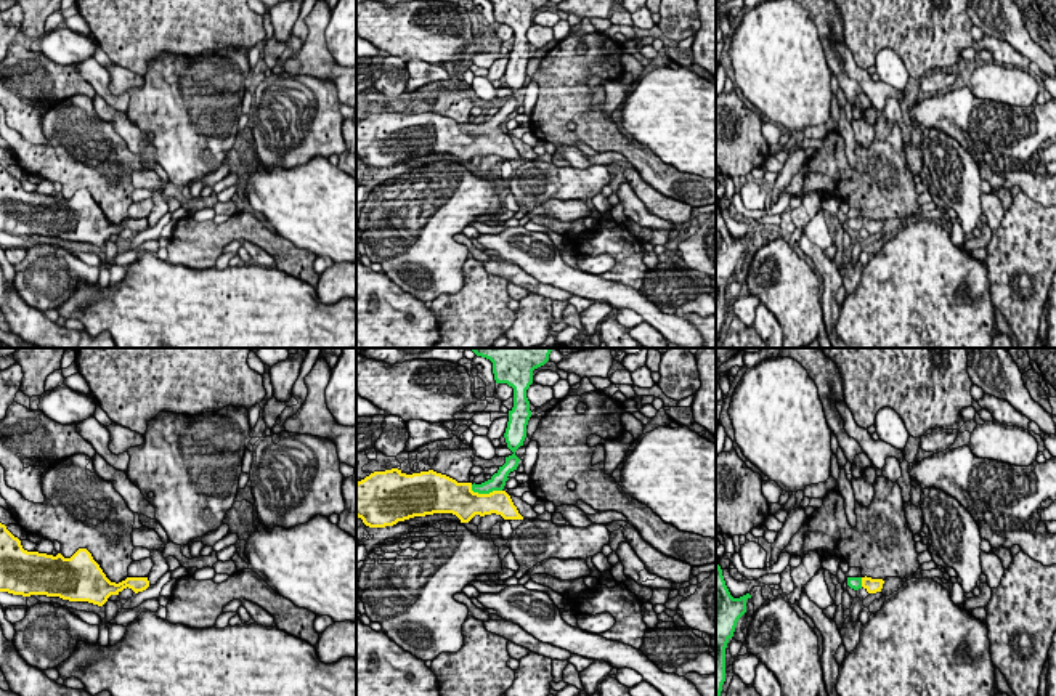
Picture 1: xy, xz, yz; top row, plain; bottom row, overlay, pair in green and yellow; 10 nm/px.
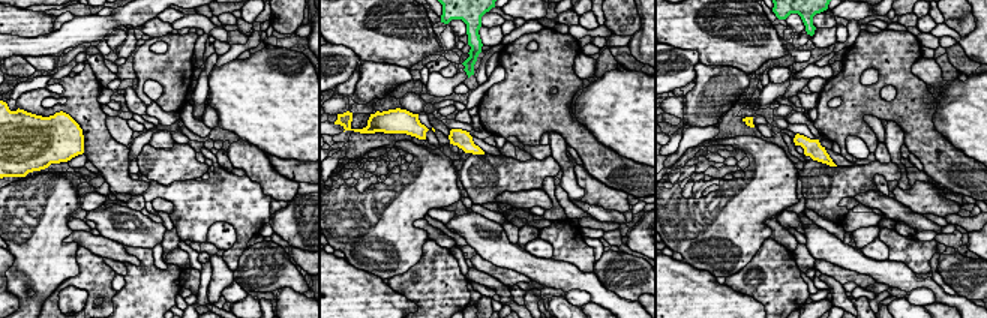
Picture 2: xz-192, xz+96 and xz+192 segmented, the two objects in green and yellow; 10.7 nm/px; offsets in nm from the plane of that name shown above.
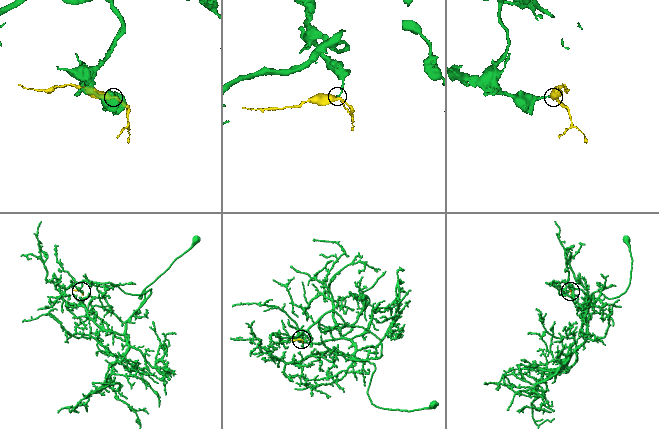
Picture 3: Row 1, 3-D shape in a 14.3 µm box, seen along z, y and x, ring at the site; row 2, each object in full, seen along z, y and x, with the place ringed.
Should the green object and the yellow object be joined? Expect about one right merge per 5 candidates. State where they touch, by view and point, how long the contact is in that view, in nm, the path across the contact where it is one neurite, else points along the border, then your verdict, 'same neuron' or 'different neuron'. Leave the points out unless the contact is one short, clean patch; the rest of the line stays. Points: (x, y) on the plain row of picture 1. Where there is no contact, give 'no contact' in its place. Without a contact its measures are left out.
meets green in xz at (485, 133); contact 320 nm long; runs through xz (498, 121), (485, 133), (479, 140), (463, 143); same neuron

